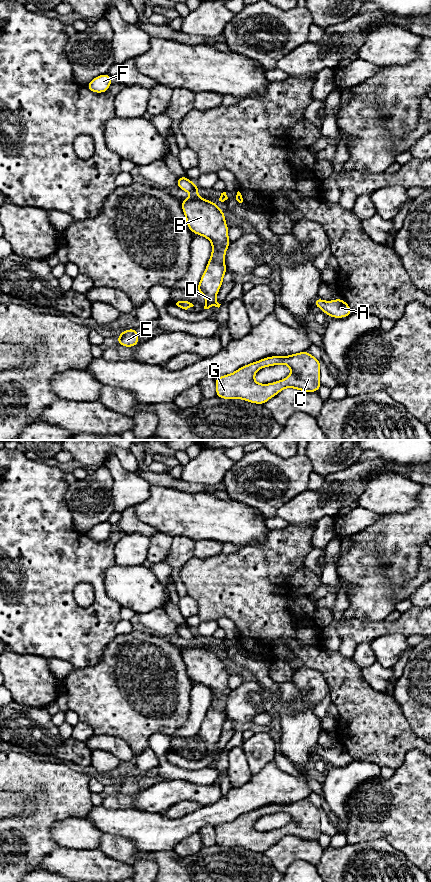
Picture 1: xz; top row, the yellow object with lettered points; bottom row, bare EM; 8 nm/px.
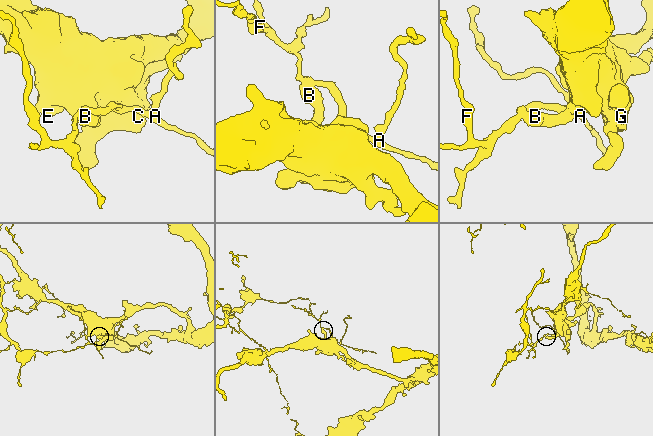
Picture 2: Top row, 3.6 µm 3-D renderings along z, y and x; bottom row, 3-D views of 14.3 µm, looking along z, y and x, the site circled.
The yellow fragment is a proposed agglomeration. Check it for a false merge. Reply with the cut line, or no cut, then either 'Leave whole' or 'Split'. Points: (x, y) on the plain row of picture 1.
Split along xz (195, 644), (198, 645). Split

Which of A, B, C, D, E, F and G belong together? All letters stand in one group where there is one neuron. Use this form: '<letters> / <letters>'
A F / B C D E G

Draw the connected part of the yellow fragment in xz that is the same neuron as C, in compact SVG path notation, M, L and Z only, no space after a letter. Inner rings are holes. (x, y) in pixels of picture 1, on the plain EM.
M308 799L288 804L265 805L242 814L231 822L216 825L216 844L221 847L242 847L254 852L264 853L269 847L276 844L285 836L295 836L303 840L318 840L322 833L320 830L320 813L321 809ZM280 812L287 813L291 816L291 821L287 826L268 832L259 832L254 828L254 823L258 818Z

